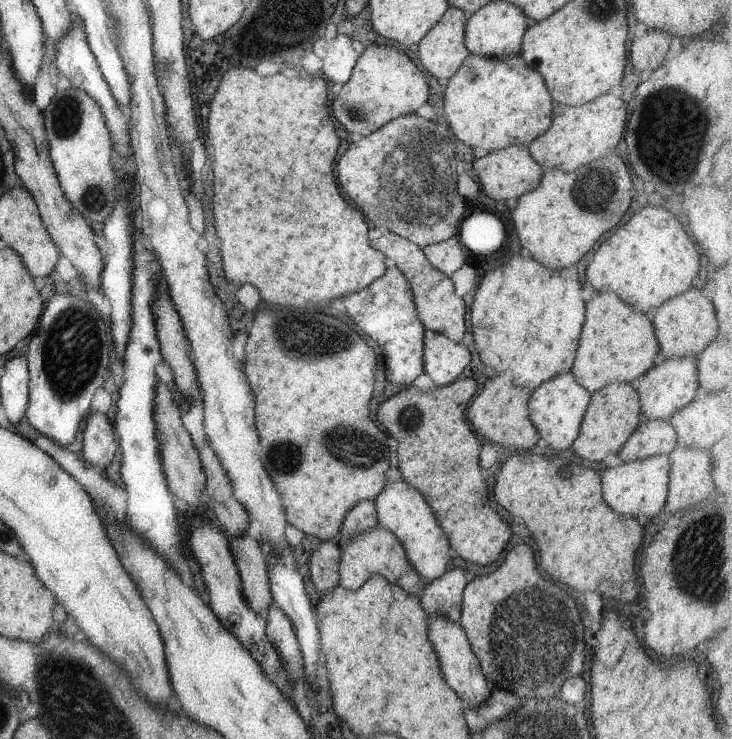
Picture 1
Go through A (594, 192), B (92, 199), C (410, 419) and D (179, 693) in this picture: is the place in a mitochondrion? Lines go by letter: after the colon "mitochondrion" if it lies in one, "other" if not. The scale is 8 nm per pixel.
A: mitochondrion
B: mitochondrion
C: mitochondrion
D: other

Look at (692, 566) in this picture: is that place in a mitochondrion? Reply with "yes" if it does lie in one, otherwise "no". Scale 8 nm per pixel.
yes

